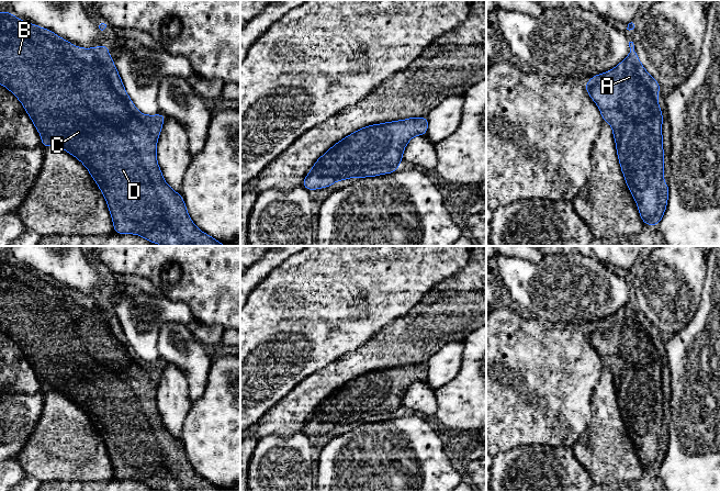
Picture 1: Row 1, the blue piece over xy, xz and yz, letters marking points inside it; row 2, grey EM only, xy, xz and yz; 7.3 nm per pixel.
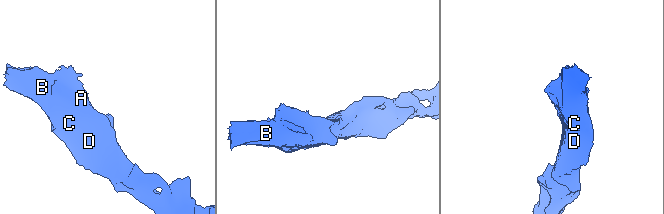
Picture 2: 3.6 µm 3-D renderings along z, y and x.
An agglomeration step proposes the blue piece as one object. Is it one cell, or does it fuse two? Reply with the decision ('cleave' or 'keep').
keep

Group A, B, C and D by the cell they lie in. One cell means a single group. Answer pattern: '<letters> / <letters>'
A B C D

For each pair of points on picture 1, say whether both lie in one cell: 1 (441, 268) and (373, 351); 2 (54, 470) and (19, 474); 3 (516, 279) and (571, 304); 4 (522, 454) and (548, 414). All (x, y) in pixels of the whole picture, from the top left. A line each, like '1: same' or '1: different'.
1: different
2: different
3: same
4: different

